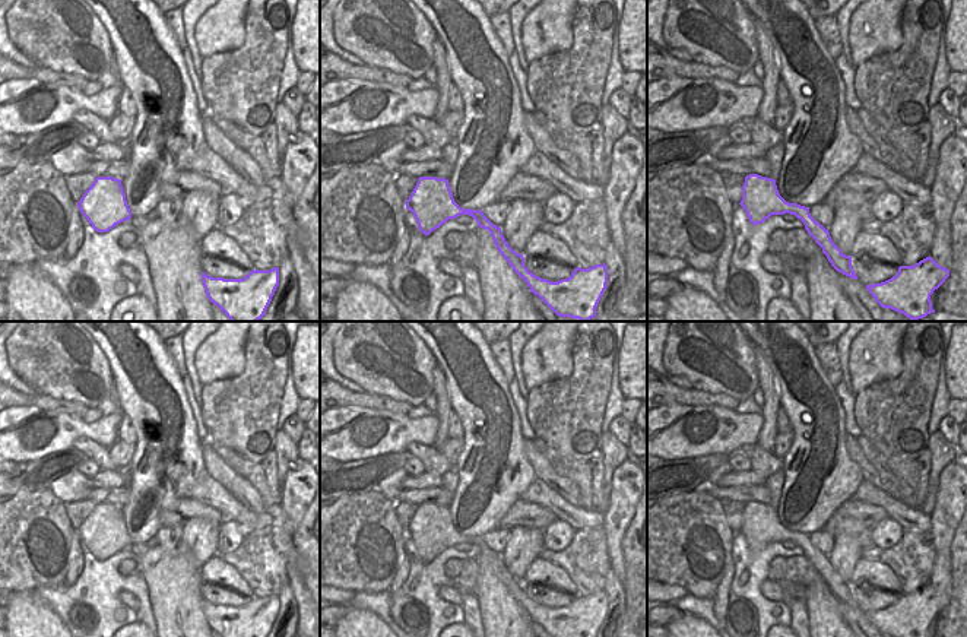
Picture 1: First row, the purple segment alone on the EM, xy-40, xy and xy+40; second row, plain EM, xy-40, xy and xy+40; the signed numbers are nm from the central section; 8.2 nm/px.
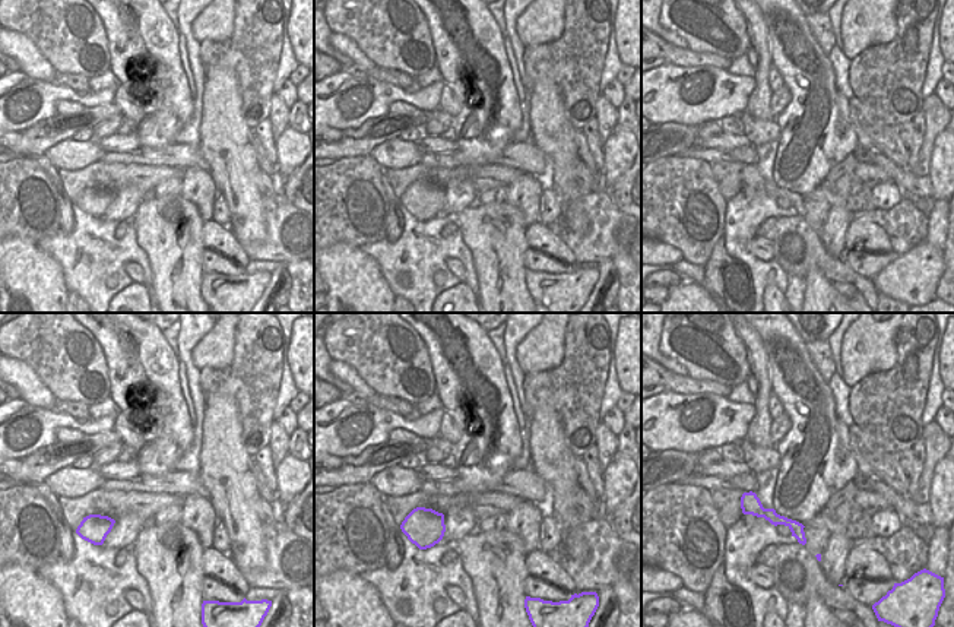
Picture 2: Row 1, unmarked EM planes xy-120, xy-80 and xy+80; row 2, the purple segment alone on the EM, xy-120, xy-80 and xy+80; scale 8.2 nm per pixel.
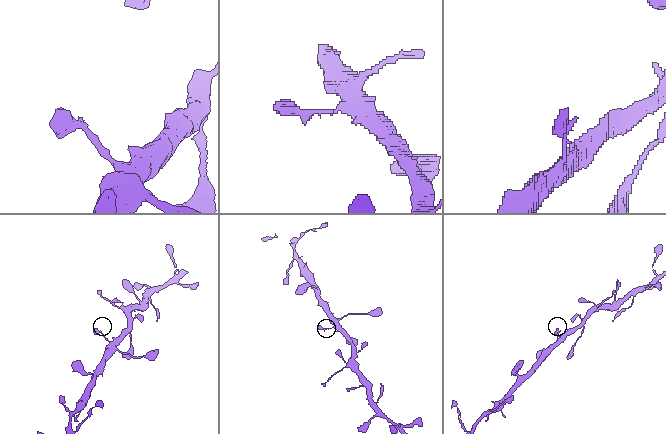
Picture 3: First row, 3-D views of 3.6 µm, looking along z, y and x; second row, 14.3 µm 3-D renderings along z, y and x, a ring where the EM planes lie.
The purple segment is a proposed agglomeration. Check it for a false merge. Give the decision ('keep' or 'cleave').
keep

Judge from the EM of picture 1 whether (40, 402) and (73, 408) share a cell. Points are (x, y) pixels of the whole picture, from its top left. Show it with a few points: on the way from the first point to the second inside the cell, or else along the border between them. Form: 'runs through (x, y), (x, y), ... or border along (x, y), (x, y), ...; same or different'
runs through (48, 403), (65, 406); same

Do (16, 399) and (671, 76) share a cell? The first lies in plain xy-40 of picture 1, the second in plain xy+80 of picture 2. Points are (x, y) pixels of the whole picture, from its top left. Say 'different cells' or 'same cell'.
different cells

